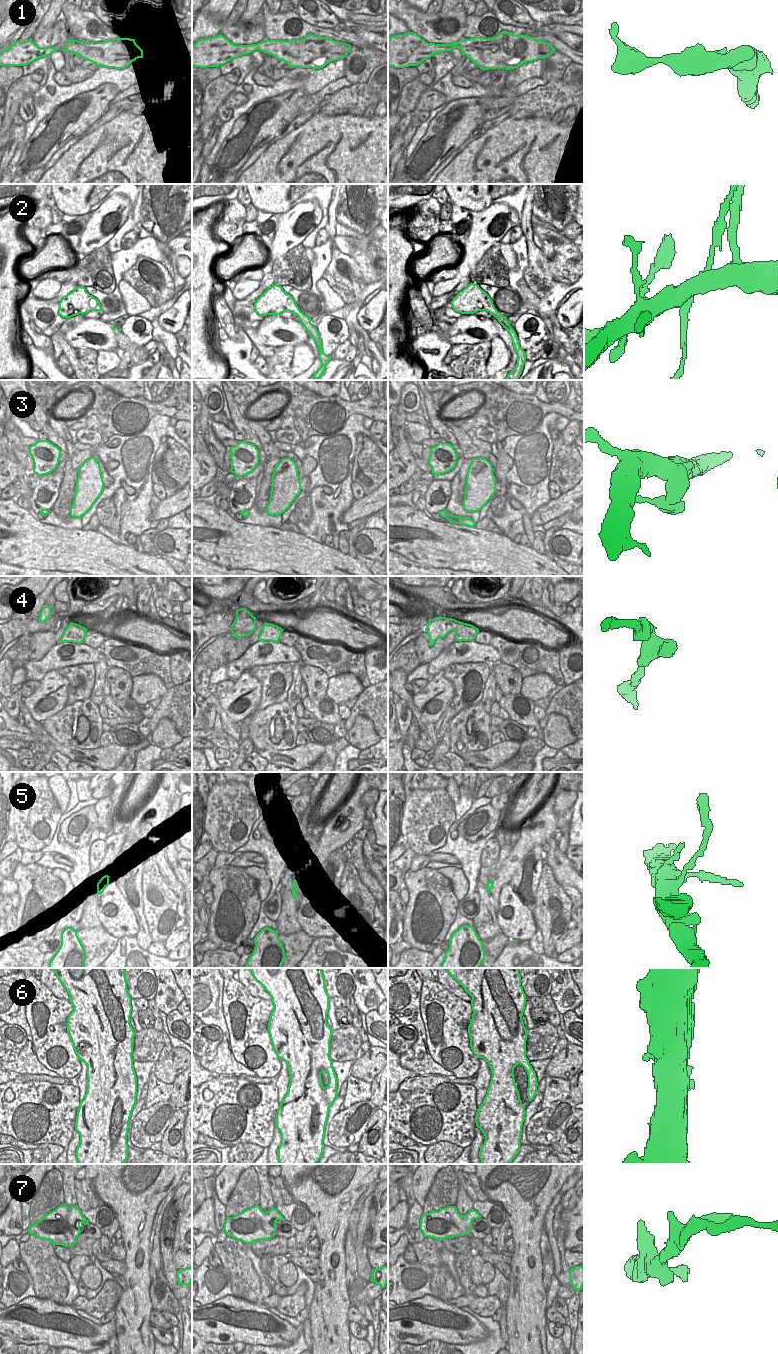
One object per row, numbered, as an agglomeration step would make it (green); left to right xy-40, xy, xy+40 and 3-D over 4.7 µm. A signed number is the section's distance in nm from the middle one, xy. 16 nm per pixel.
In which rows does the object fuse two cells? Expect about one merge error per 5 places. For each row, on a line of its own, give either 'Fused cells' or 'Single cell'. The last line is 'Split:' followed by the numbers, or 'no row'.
1: Single cell
2: Fused cells
3: Single cell
4: Single cell
5: Single cell
6: Single cell
7: Single cell
Split: 2

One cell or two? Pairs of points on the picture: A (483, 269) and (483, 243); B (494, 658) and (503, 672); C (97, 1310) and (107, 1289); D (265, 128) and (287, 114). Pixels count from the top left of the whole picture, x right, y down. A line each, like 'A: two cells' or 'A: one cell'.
A: two cells
B: two cells
C: one cell
D: one cell

